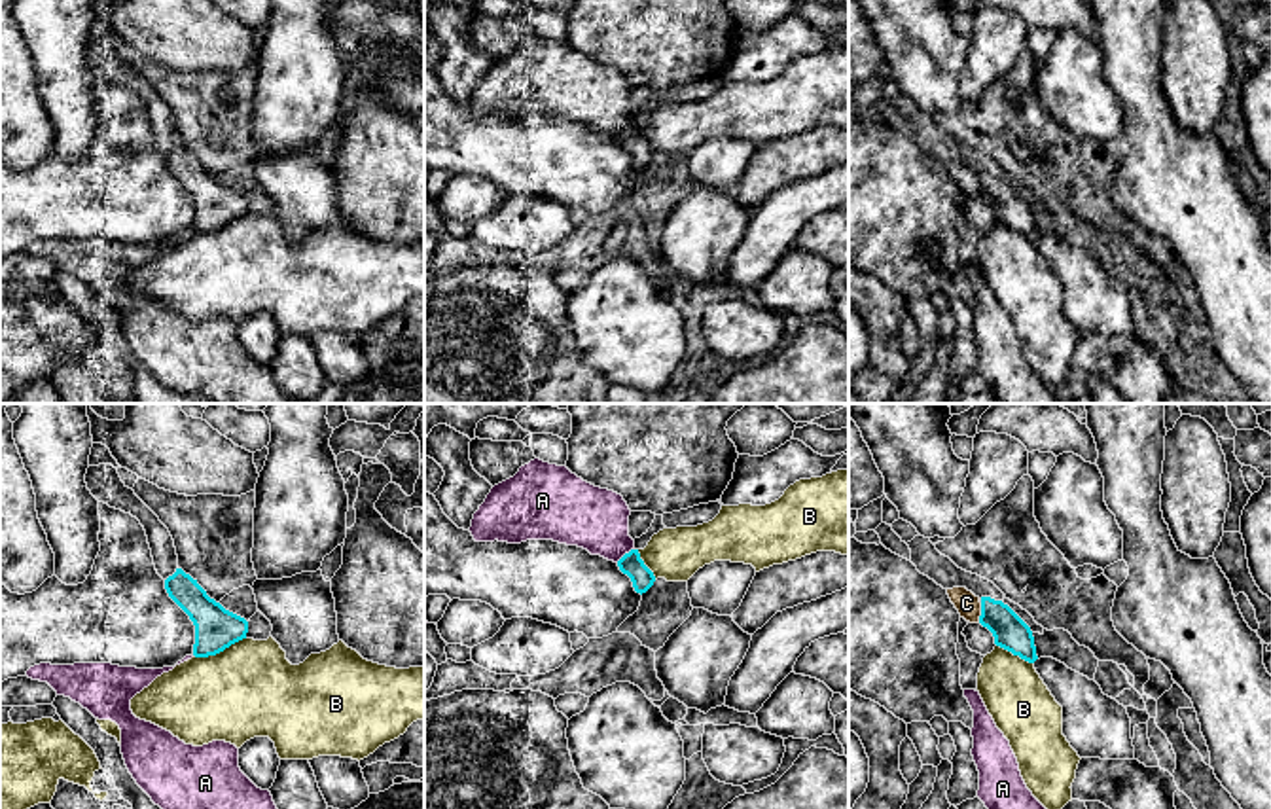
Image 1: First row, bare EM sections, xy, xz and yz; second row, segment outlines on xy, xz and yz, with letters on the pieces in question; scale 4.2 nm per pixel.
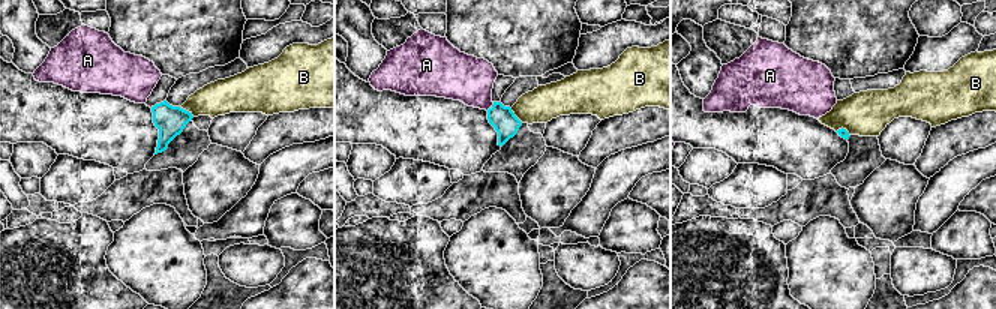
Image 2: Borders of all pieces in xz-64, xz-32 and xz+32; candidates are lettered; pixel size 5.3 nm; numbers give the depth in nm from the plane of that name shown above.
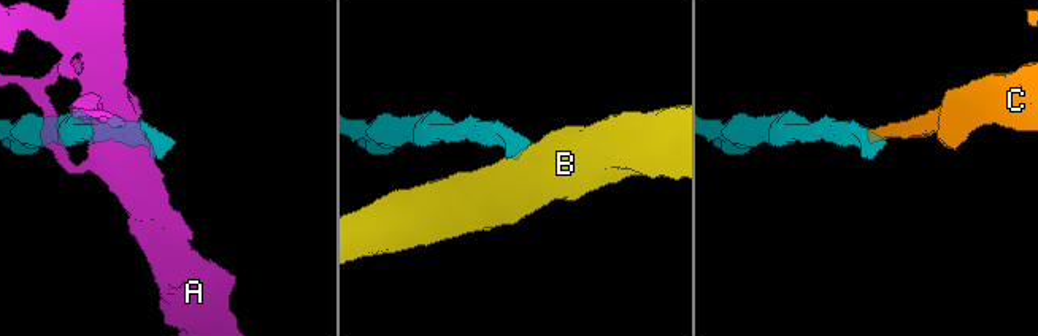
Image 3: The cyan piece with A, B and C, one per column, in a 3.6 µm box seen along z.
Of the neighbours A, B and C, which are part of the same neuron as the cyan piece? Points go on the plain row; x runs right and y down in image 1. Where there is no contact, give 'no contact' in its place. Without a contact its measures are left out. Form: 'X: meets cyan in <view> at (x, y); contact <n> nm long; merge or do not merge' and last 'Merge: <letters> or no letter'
A: meets cyan in xz at (626, 129); contact 100 nm long; do not merge
B: meets cyan in xy at (218, 228); contact 240 nm long; do not merge
C: meets cyan in yz at (982, 188); contact 90 nm long; merge
Merge: C

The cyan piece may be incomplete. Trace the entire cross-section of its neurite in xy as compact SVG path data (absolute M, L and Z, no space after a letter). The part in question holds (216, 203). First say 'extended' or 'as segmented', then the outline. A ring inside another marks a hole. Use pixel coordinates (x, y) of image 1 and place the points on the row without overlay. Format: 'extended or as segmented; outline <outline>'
as segmented; outline M182 144L165 155L165 165L195 201L195 233L216 231L246 214L248 197L210 174Z

